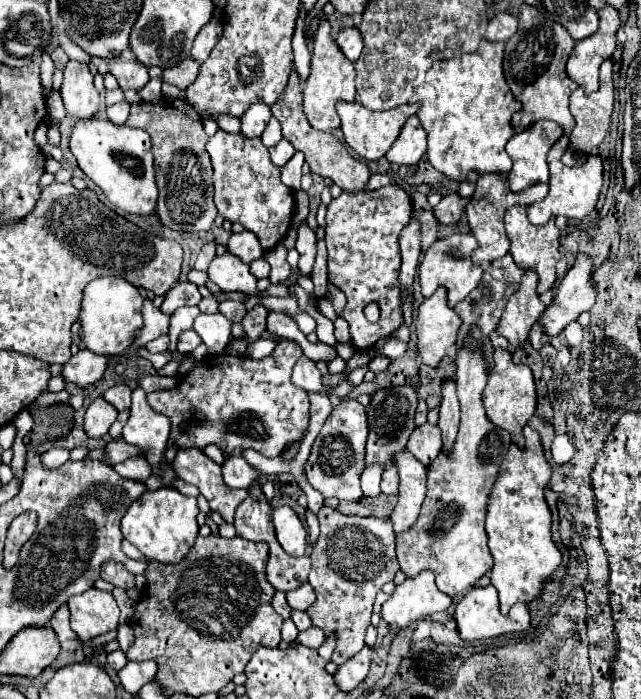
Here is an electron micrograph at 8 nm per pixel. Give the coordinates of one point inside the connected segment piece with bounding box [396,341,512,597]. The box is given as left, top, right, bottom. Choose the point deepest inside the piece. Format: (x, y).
(449, 539)

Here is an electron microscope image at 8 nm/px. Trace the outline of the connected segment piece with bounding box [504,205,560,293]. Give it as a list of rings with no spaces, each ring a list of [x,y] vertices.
[[[514,205],[506,211],[504,215],[504,223],[506,223],[506,233],[510,239],[510,255],[514,257],[516,265],[522,269],[534,269],[540,277],[538,283],[538,293],[544,293],[548,289],[552,289],[554,281],[556,281],[556,263],[560,259],[560,231],[554,225],[554,219],[550,219],[546,225],[536,227],[528,221],[528,213],[526,207],[522,205]]]

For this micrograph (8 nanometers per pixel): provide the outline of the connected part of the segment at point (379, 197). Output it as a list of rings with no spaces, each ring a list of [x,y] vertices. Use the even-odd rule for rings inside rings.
[[[388,185],[376,191],[362,191],[358,197],[350,197],[342,193],[338,199],[332,199],[328,205],[326,215],[326,245],[328,245],[328,281],[332,281],[336,287],[340,287],[346,293],[348,305],[342,313],[342,317],[350,323],[350,335],[352,345],[356,349],[372,349],[380,337],[386,337],[394,333],[404,323],[403,312],[400,309],[400,285],[398,285],[398,269],[400,269],[400,231],[410,223],[412,219],[412,197],[398,185]],[[376,301],[380,305],[380,319],[376,323],[370,323],[364,317],[364,307]]]

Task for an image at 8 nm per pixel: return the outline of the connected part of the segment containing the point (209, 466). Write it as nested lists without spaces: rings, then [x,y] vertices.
[[[196,447],[178,449],[172,465],[182,481],[200,489],[212,511],[218,511],[226,523],[232,523],[238,503],[248,495],[246,489],[228,487],[222,479],[222,467]]]

